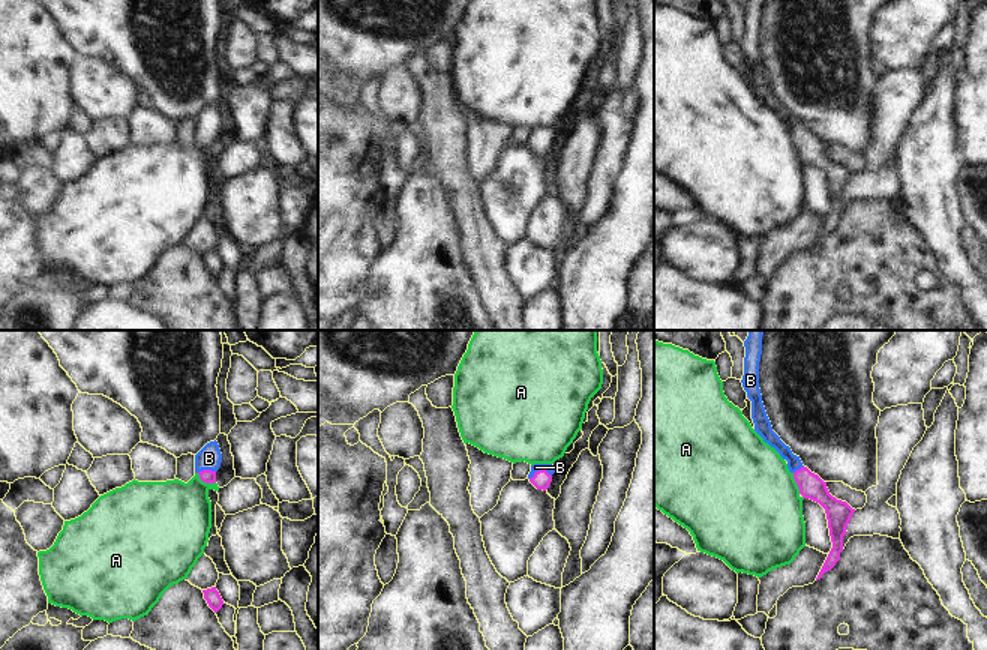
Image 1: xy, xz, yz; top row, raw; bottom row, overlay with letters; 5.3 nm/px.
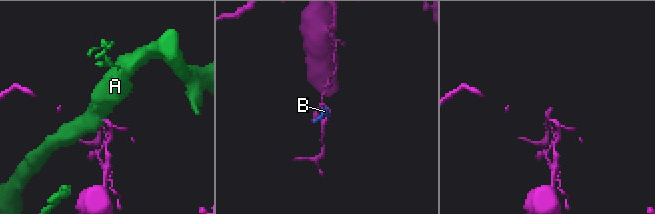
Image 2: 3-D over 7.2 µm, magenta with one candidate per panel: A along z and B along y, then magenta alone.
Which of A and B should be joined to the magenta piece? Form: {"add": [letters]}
{"add": ["B"]}

